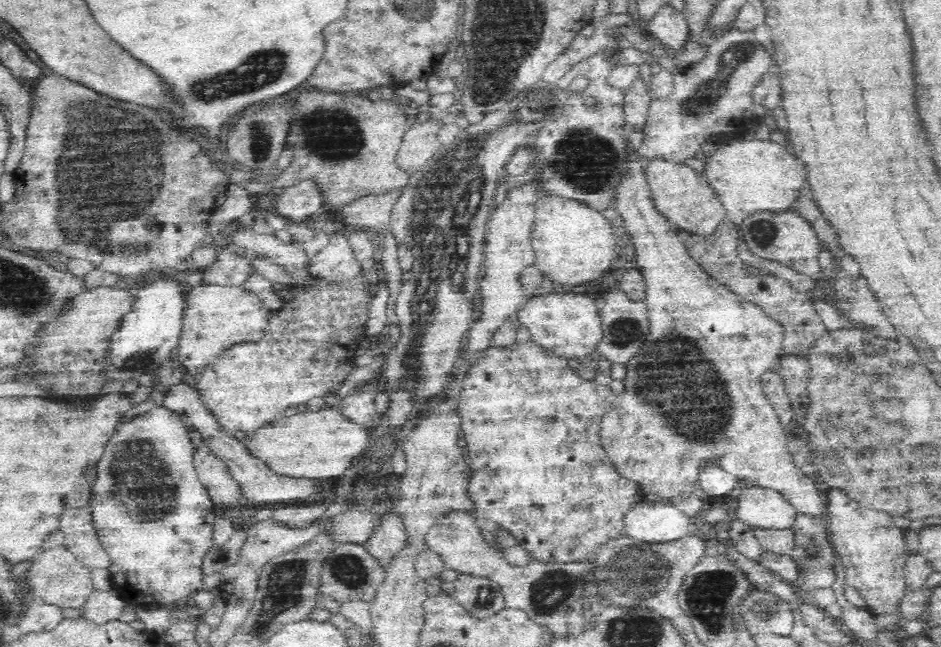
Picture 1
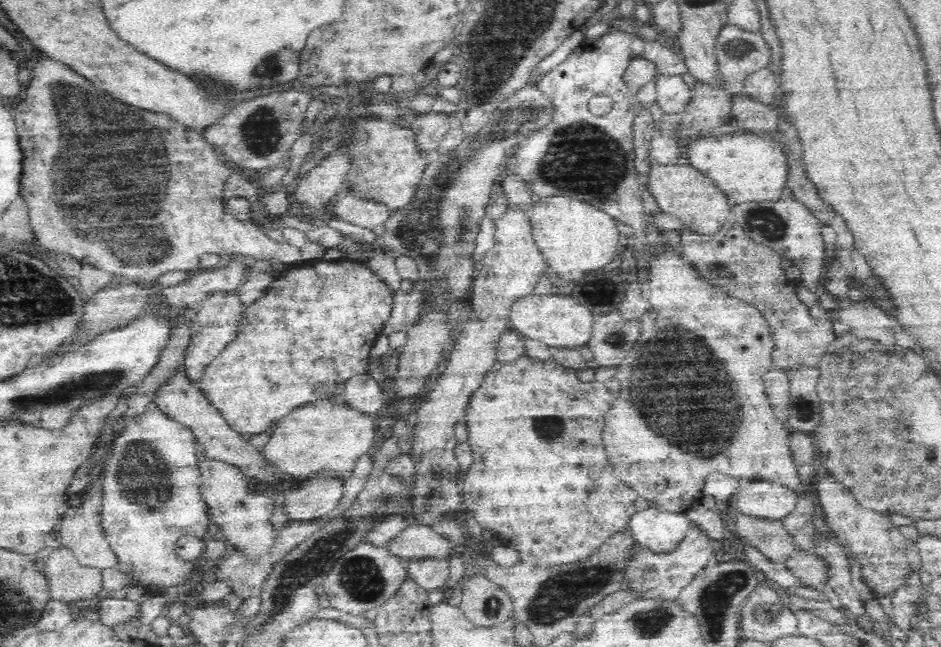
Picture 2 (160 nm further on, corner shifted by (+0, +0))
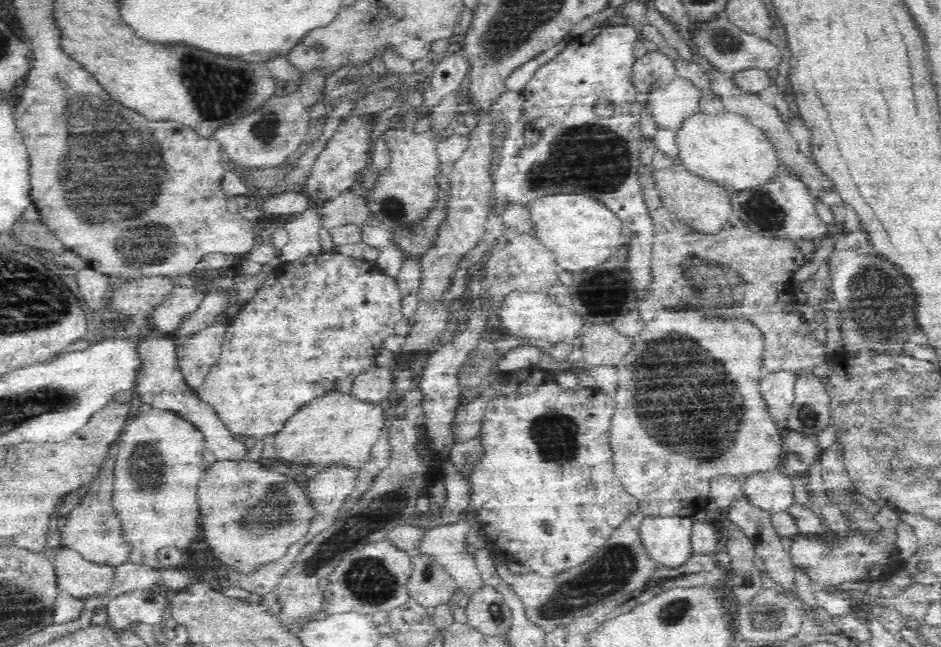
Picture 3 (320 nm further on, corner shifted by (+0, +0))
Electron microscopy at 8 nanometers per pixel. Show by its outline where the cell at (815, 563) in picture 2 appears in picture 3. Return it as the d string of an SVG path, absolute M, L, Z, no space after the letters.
M890 506L878 508L878 516L874 514L874 518L882 525L882 534L880 534L878 540L867 540L859 532L851 529L848 530L844 539L839 538L833 532L828 534L828 540L808 538L798 534L789 550L793 565L798 566L810 578L814 587L835 587L843 582L868 579L868 575L872 572L874 566L886 568L896 557L896 529L900 518L897 511L892 512L892 510Z

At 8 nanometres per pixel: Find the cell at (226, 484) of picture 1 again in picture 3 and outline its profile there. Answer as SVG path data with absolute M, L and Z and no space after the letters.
M216 461L206 468L204 480L200 481L197 490L200 524L208 550L214 554L218 566L228 564L248 574L257 571L263 564L282 558L290 546L307 533L306 528L316 515L302 488L304 485L297 482L290 471L264 461Z

